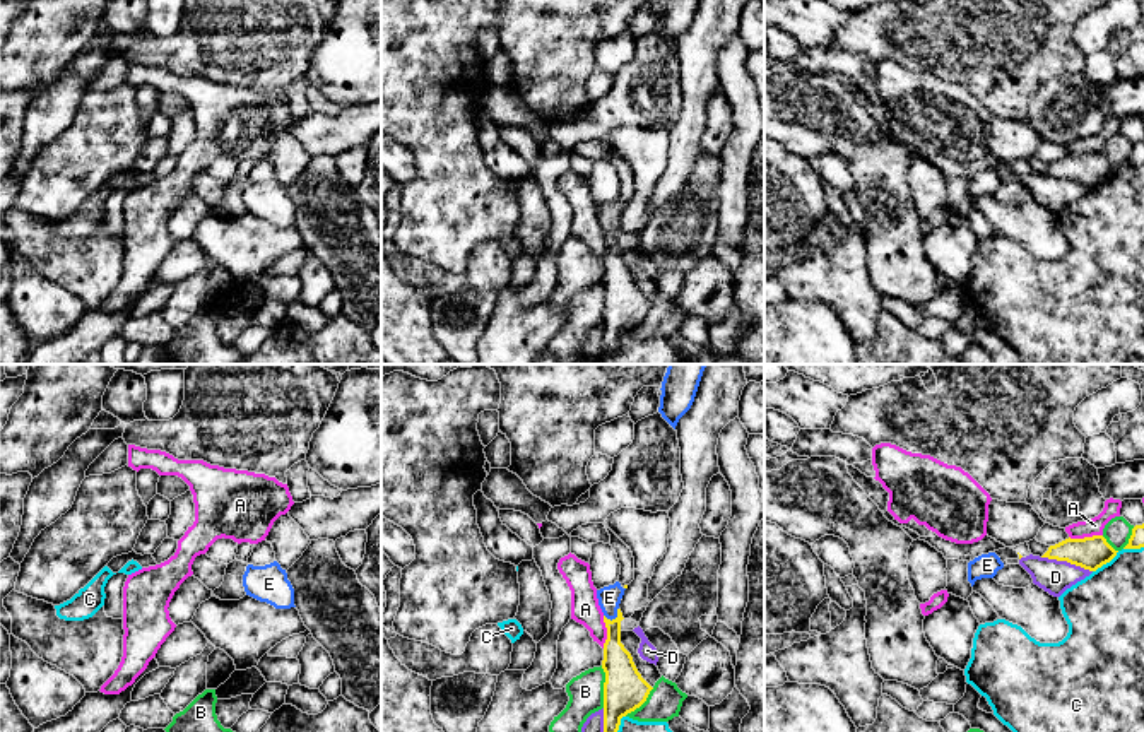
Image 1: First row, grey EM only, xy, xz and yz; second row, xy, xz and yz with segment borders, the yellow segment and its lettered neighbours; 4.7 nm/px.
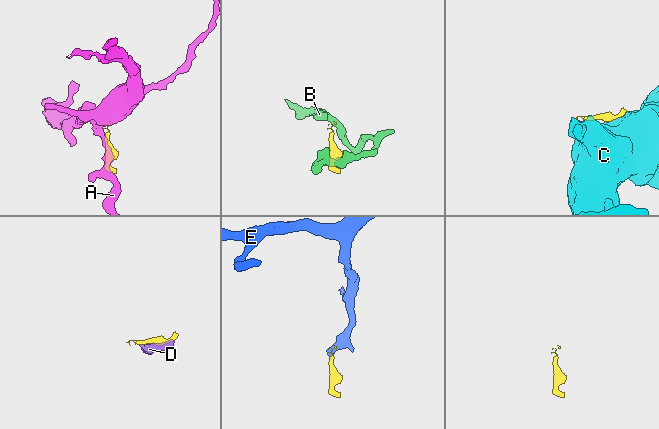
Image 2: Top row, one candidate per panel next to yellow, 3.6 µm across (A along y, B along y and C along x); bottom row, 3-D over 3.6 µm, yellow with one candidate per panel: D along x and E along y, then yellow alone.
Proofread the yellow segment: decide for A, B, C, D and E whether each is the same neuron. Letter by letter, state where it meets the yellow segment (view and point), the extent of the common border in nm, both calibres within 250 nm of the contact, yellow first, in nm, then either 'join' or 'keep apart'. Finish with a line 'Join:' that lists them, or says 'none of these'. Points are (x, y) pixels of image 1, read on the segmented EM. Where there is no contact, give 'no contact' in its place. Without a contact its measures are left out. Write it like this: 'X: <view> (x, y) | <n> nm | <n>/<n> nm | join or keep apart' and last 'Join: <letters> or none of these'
A: yz (1085, 537) | 160 nm | 160/80 nm | keep apart
B: xz (604, 686) | 200 nm | 200/170 nm | keep apart
C: yz (1105, 563) | 160 nm | 160/360 nm | keep apart
D: yz (1067, 561) | 260 nm | 160/160 nm | keep apart
E: xz (616, 618) | 80 nm | 150/110 nm | join
Join: E

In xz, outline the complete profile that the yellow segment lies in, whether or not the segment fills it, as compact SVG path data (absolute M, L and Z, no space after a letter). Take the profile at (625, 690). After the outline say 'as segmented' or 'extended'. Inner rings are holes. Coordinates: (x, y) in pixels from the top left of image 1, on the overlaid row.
M619 581L597 590L604 612L607 640L604 643L604 732L617 732L621 718L640 708L653 689L638 672L631 653L621 643L619 609L624 590Z; extended

